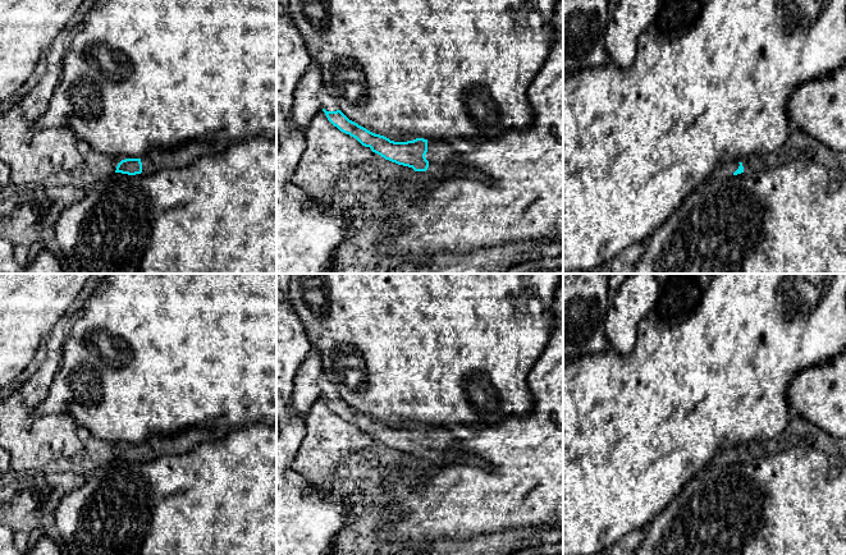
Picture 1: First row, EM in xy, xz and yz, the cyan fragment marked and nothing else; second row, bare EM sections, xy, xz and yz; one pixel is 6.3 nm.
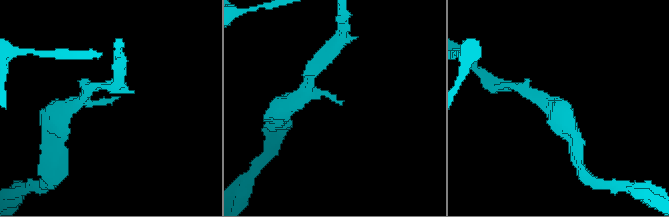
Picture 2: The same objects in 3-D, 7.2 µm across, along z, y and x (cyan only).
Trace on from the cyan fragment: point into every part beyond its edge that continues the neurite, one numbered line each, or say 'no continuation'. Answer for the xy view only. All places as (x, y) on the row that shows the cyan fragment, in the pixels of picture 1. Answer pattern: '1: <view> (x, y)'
1: xy (156, 159)

